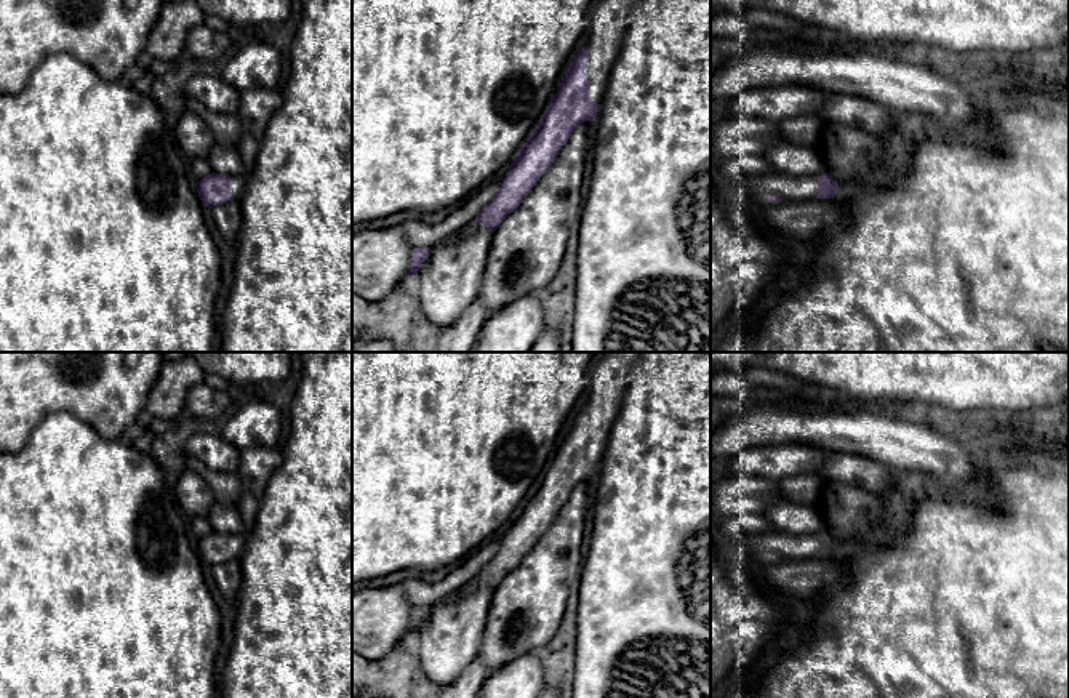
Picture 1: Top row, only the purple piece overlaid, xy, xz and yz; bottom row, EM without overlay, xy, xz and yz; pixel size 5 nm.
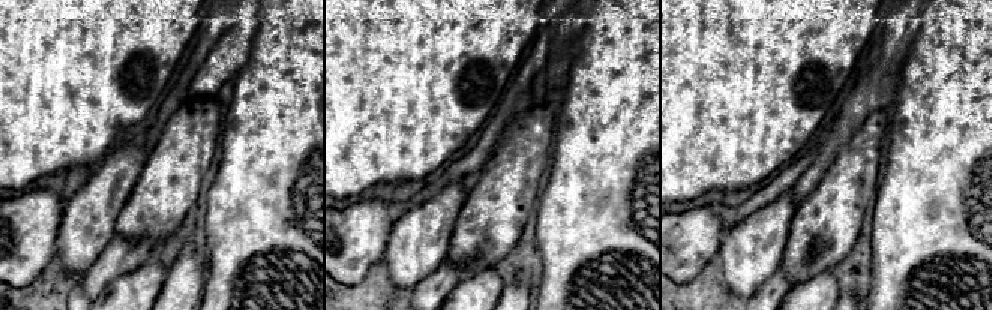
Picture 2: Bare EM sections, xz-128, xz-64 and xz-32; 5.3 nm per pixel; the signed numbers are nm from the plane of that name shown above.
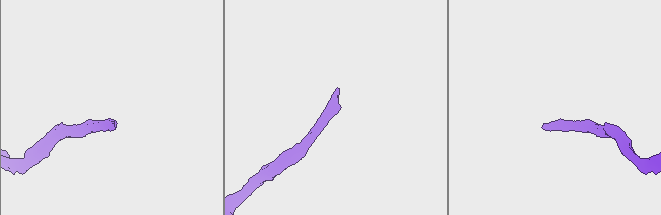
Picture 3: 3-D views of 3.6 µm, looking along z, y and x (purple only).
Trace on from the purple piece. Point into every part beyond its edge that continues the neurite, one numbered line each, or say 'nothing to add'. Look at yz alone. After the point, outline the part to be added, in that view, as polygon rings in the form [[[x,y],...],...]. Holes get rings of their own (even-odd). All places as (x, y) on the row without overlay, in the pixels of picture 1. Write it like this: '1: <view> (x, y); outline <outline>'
1: yz (757, 548); outline [[[778,532],[757,536],[731,533],[727,541],[727,552],[736,559],[754,562],[768,560],[771,554],[783,559],[813,559],[818,556],[818,538]]]

